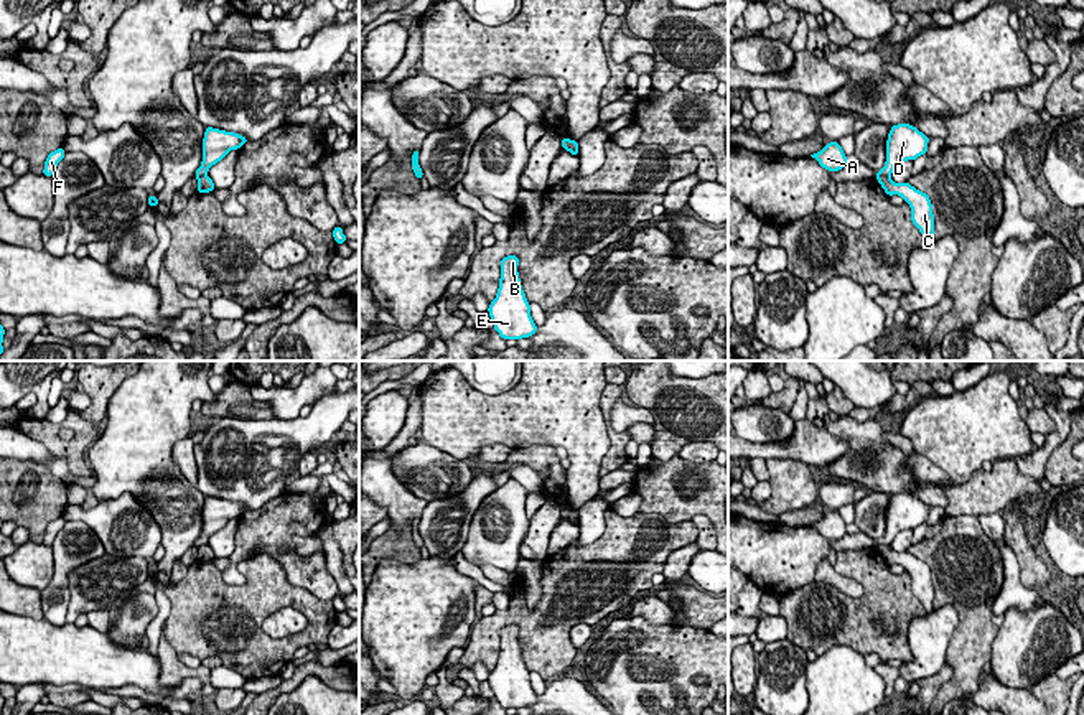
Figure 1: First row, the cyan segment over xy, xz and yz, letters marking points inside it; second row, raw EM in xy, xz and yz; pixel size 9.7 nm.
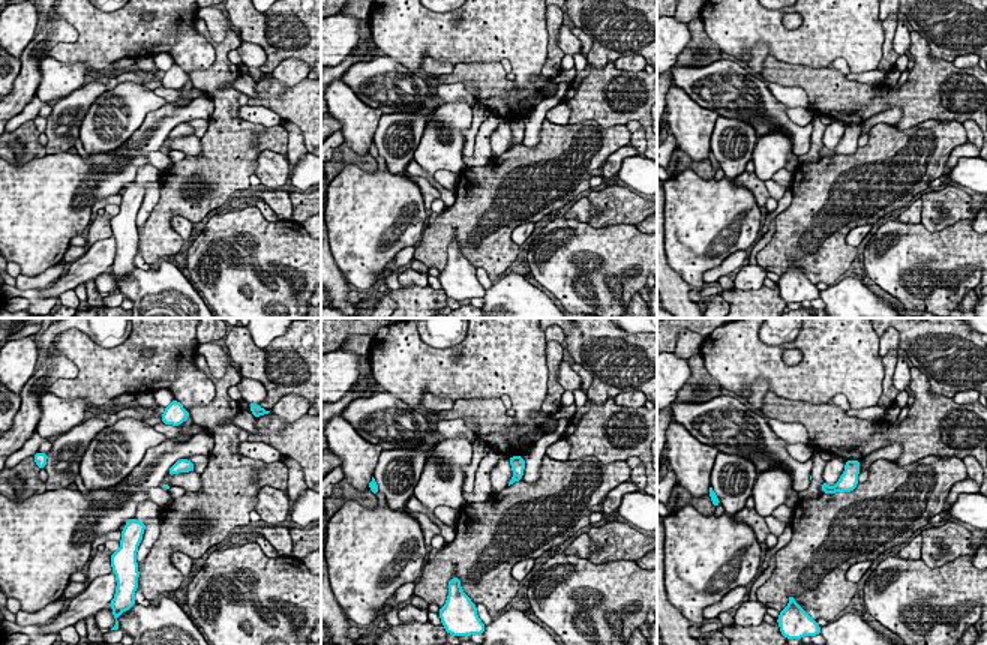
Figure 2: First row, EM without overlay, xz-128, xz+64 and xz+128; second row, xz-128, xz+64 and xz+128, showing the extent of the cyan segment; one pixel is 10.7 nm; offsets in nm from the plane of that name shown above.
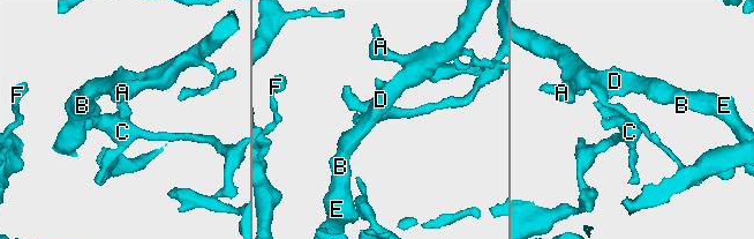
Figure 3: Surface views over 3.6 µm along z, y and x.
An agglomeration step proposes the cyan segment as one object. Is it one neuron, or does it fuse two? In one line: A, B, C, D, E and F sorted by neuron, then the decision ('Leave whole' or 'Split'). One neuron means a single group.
Groups: A B D E F / C. Split

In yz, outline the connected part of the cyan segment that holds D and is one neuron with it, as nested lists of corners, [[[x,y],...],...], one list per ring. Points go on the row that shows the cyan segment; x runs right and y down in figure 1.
[[[909,124],[891,125],[886,140],[886,161],[881,170],[876,171],[876,178],[890,176],[896,165],[927,153],[929,137],[919,132]]]

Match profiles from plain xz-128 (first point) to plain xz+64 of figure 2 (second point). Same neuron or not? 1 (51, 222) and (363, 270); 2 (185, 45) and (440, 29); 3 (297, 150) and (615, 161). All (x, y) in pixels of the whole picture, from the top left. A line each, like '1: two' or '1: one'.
1: one
2: one
3: two

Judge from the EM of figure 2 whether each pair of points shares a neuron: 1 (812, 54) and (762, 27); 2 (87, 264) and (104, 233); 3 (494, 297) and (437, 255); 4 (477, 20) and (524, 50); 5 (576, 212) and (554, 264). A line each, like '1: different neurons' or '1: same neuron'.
1: same neuron
2: different neurons
3: different neurons
4: same neuron
5: different neurons

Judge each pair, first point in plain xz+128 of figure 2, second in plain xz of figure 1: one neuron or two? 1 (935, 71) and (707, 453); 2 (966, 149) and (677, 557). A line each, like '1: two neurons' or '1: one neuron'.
1: two neurons
2: one neuron

